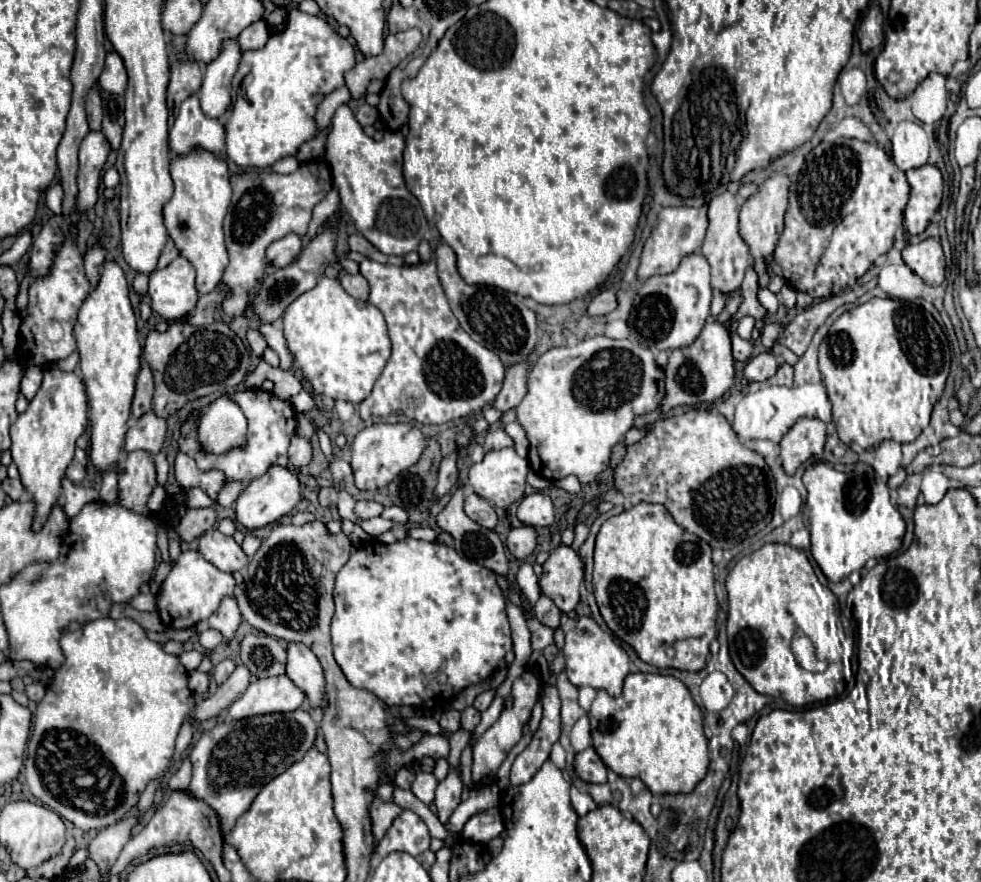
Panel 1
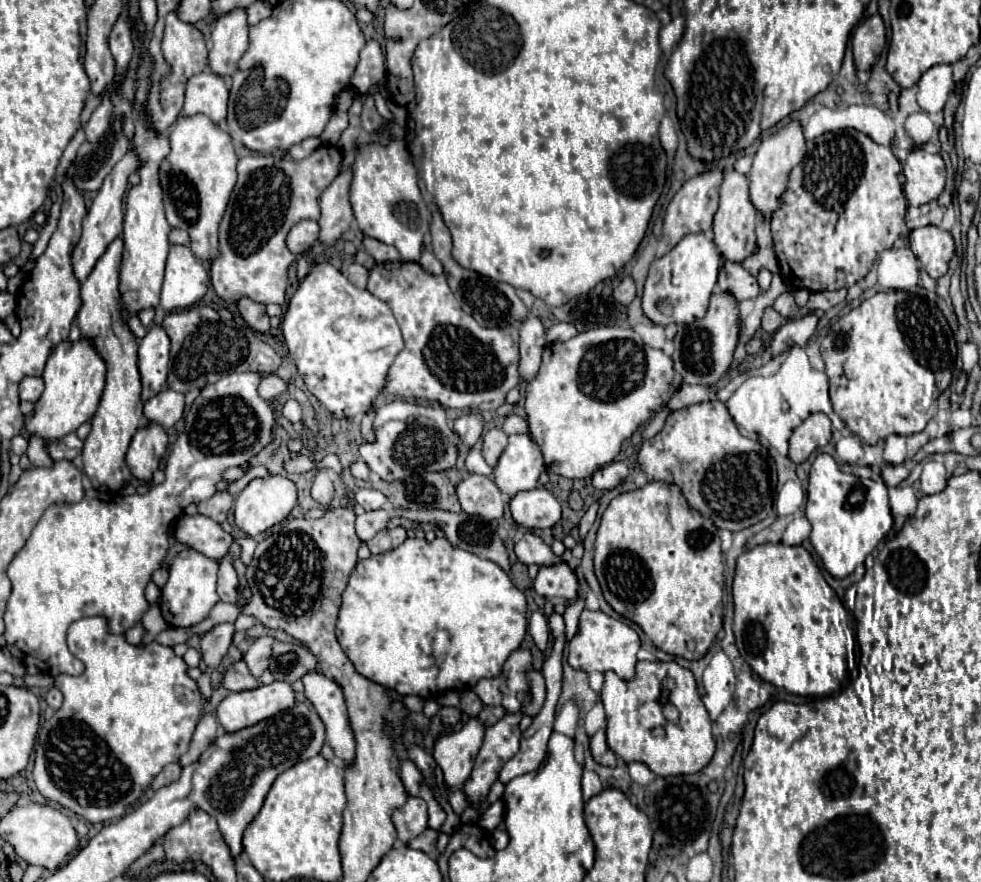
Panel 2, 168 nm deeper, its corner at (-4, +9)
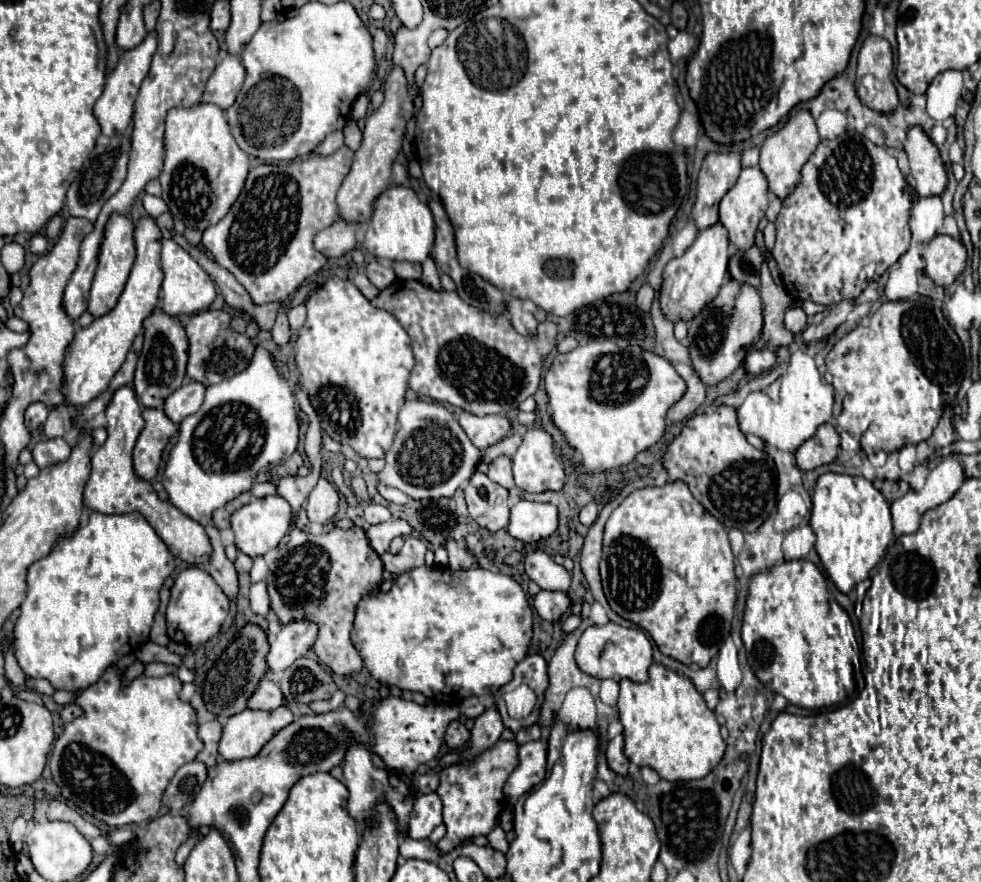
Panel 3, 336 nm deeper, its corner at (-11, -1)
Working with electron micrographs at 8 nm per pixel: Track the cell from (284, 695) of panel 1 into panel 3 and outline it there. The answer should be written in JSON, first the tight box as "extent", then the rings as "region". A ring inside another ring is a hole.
{"extent":[220,704,294,760],"region":[[[284,704],[276,710],[242,710],[228,718],[222,728],[220,738],[220,754],[226,760],[252,758],[260,752],[260,748],[284,726],[294,720],[292,710]]]}

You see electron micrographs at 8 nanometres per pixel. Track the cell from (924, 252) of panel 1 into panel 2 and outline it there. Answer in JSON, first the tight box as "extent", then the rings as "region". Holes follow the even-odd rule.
{"extent":[911,226,955,278],"region":[[[923,226],[911,232],[911,250],[931,278],[941,278],[955,254],[953,236],[937,226]]]}

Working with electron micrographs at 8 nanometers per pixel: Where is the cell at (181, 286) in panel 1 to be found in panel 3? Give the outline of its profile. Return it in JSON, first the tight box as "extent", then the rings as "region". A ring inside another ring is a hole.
{"extent":[162,238,216,316],"region":[[[164,238],[162,242],[162,270],[164,270],[164,282],[162,282],[162,310],[166,314],[178,316],[178,314],[196,314],[206,310],[214,298],[216,288],[212,278],[208,278],[206,270],[174,240]]]}

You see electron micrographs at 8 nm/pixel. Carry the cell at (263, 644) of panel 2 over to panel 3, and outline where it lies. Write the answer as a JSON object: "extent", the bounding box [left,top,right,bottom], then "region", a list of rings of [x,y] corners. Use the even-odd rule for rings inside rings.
{"extent":[266,622,316,672],"region":[[[292,622],[286,624],[280,634],[270,640],[270,652],[266,656],[268,672],[282,672],[294,664],[300,656],[308,652],[316,638],[316,624],[312,622]]]}

